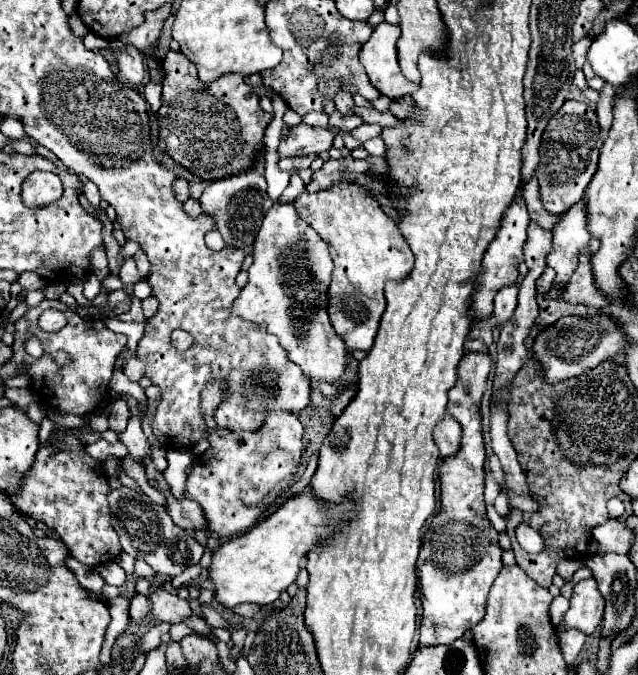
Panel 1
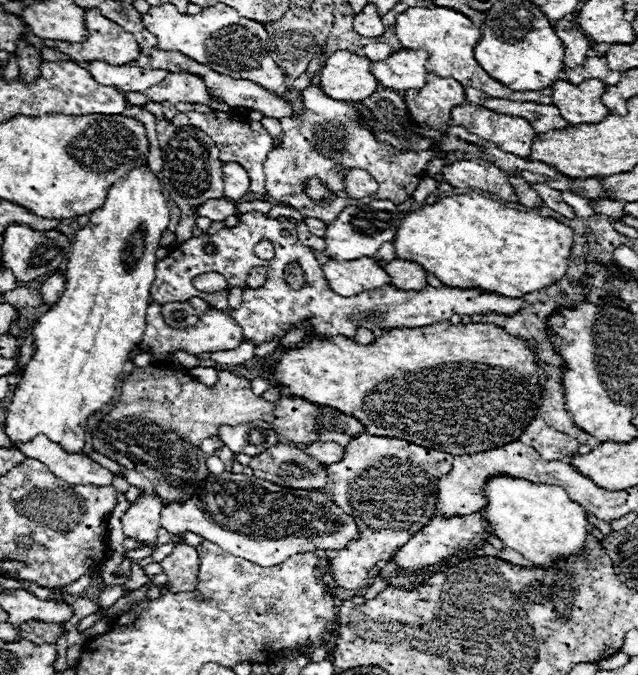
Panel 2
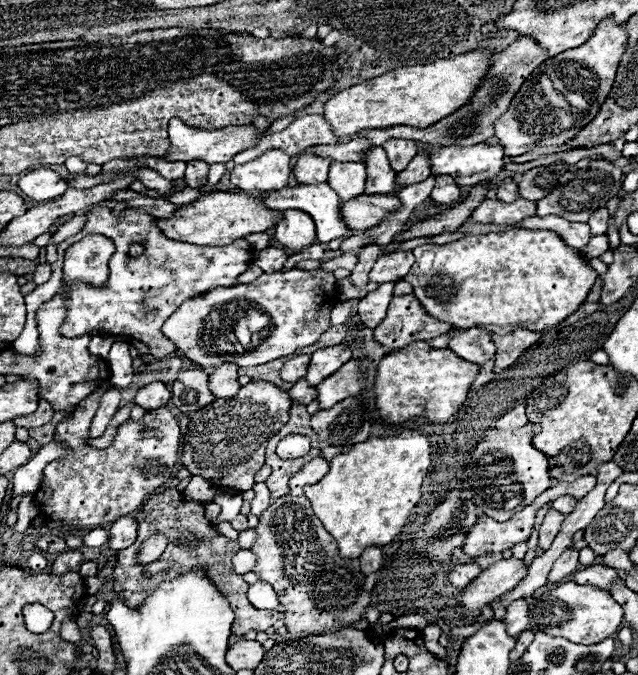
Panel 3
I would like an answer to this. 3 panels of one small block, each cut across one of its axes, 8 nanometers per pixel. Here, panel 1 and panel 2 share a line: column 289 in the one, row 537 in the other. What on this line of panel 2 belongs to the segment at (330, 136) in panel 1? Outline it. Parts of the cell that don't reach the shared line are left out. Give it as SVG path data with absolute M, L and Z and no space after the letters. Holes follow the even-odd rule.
M142 494L120 518L124 534L142 542L154 542L160 528L162 500L152 494Z

